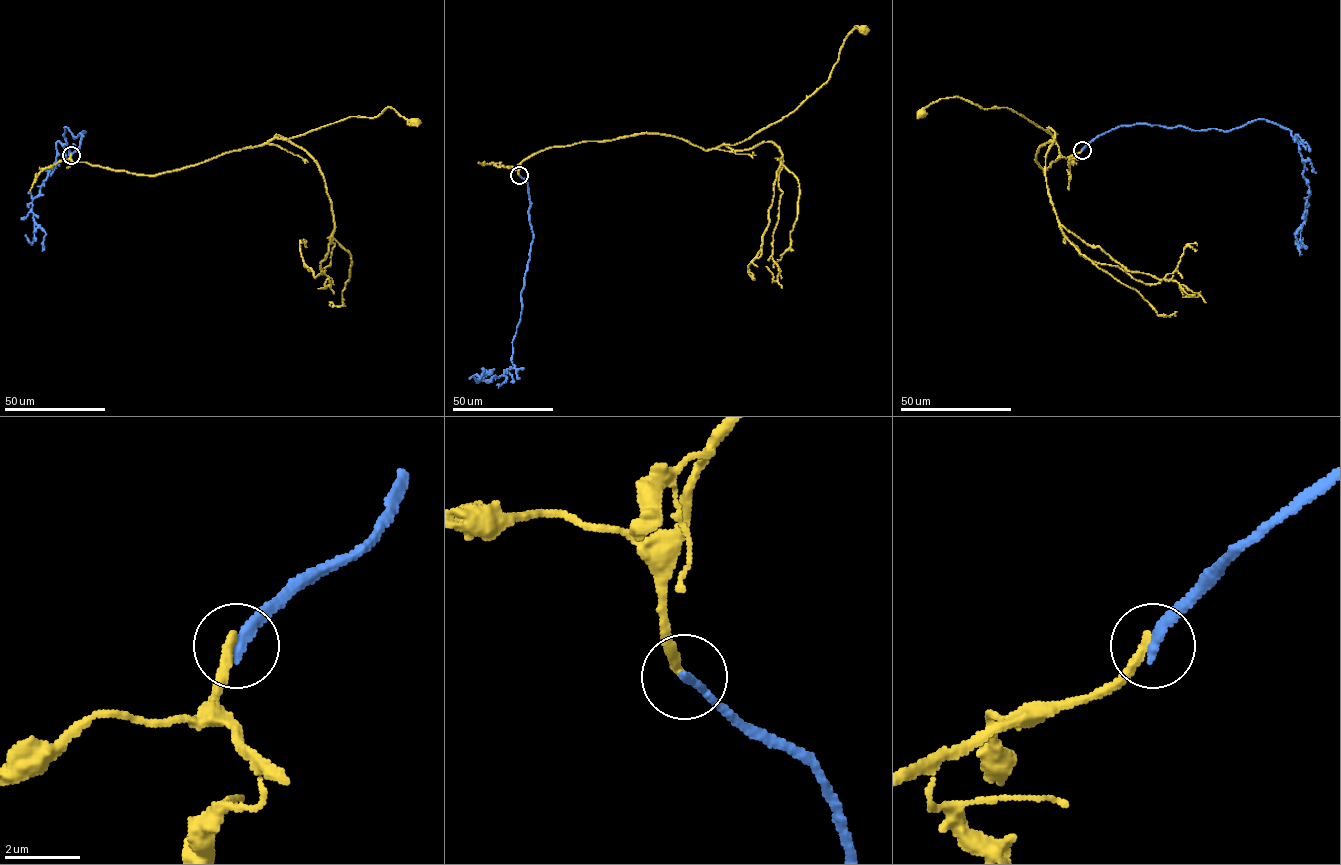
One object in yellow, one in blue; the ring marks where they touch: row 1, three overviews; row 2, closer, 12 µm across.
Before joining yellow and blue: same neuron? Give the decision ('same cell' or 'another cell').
another cell

